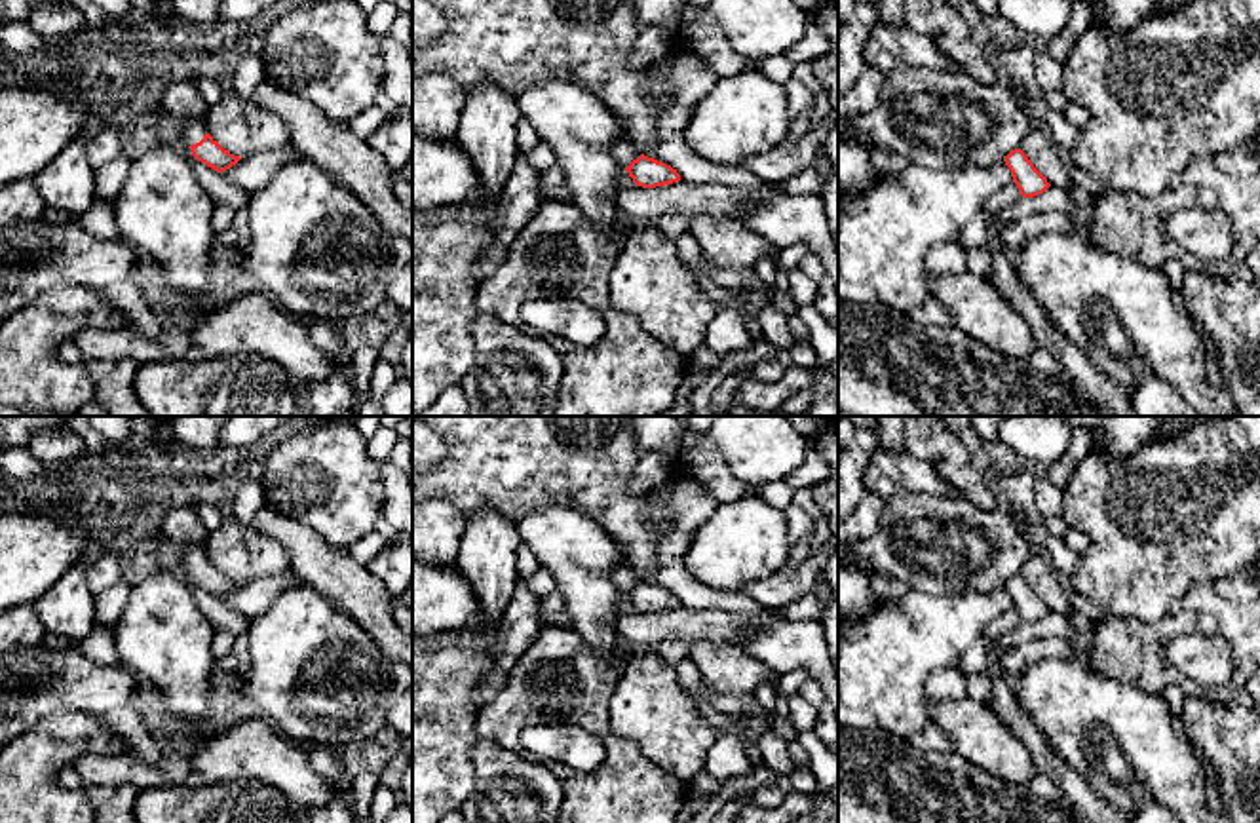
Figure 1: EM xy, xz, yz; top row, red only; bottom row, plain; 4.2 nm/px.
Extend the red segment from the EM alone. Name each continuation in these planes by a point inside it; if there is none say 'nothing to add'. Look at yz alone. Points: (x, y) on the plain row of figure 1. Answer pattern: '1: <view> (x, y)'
nothing to add

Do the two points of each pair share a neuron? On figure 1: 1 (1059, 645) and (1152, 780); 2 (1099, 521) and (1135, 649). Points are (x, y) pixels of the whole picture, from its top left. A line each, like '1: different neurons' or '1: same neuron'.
1: different neurons
2: different neurons

